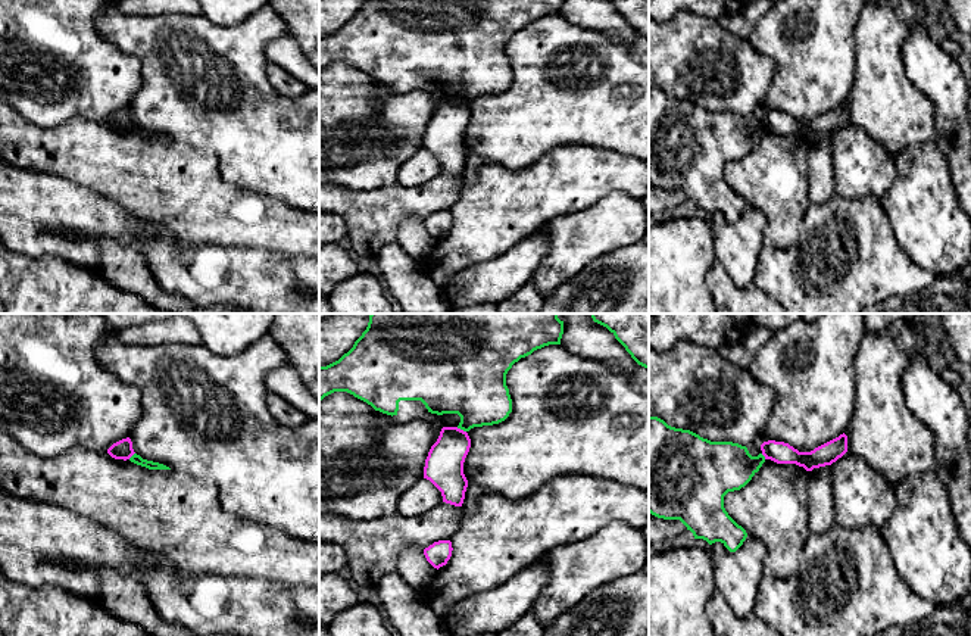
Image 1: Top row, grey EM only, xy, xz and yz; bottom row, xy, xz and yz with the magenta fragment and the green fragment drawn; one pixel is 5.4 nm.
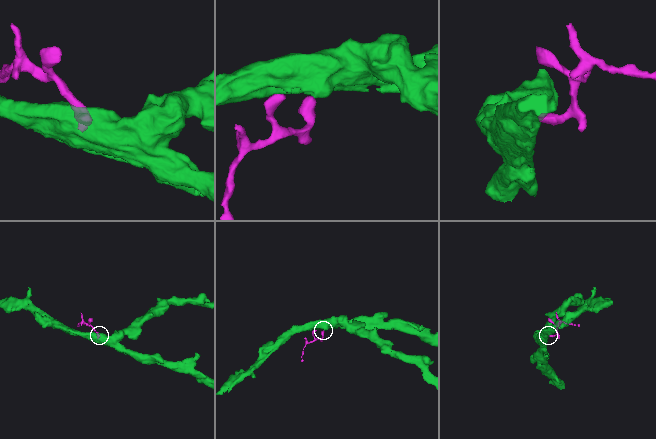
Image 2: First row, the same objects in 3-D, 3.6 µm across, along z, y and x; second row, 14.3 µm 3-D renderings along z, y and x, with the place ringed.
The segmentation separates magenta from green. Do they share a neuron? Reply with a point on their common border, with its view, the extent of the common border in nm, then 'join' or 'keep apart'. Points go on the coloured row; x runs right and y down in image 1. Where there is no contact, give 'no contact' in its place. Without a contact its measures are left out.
meets magenta in xz at (459, 429); contact 60 nm long; keep apart

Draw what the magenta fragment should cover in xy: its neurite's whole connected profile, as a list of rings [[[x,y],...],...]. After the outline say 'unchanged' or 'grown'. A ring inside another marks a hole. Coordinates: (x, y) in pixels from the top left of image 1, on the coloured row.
[[[129,437],[122,439],[116,443],[113,443],[109,449],[107,453],[115,458],[115,459],[129,459],[135,452],[132,449],[132,442]]]; unchanged

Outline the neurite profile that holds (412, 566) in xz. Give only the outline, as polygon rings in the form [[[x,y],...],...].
[[[406,548],[397,561],[396,571],[413,589],[422,590],[433,580],[437,568],[425,558],[422,548]]]

